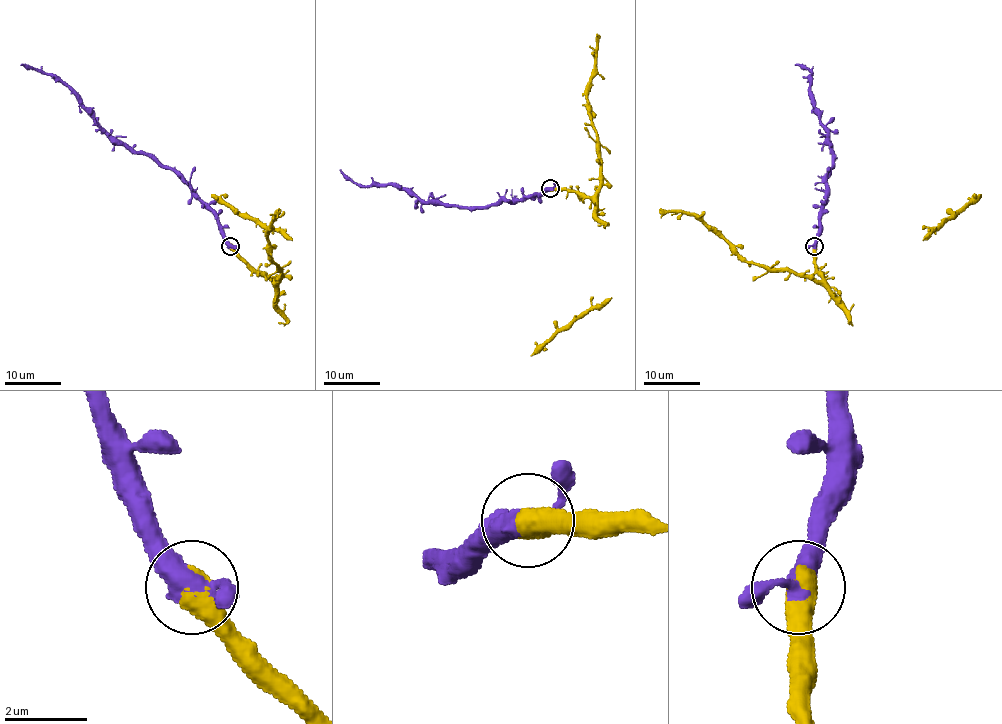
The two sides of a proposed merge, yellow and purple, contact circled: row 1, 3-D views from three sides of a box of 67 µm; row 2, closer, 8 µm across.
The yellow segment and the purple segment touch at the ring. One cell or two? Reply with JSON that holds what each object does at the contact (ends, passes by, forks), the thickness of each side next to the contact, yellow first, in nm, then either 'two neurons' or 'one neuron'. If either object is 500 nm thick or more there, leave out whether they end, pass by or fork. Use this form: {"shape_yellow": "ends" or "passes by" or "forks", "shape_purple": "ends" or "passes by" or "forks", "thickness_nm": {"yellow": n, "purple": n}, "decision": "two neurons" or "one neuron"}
{"thickness_nm": {"yellow": 550, "purple": 480}, "decision": "one neuron"}

